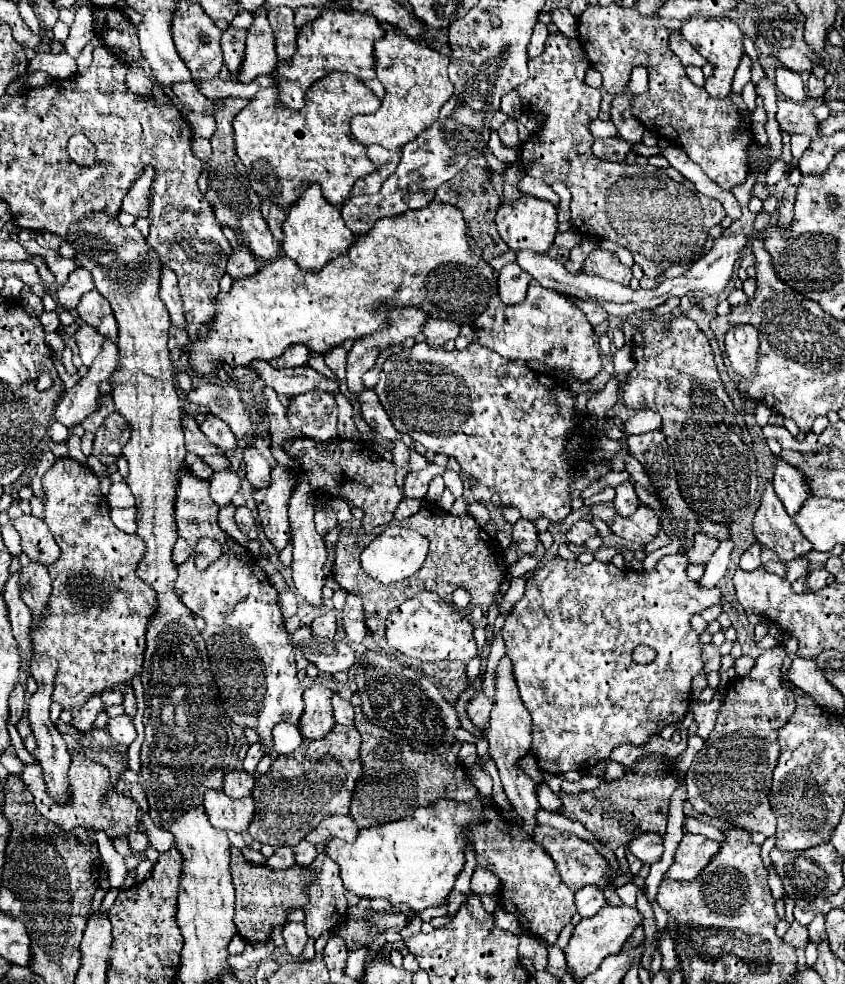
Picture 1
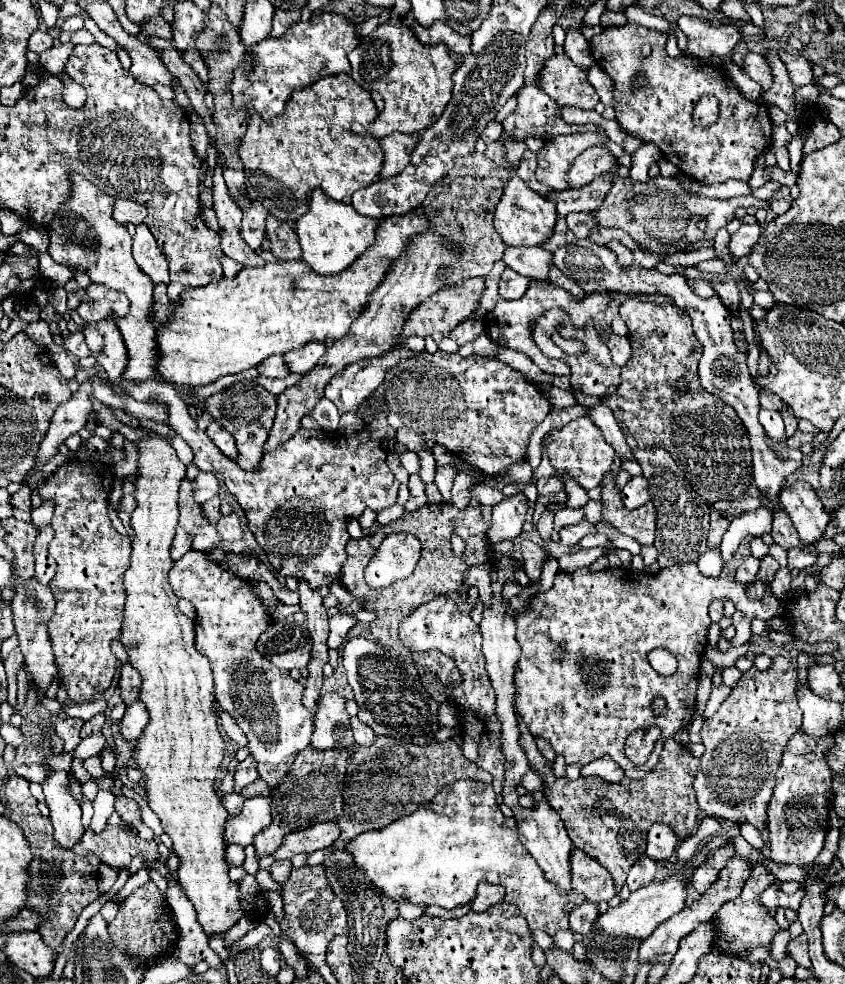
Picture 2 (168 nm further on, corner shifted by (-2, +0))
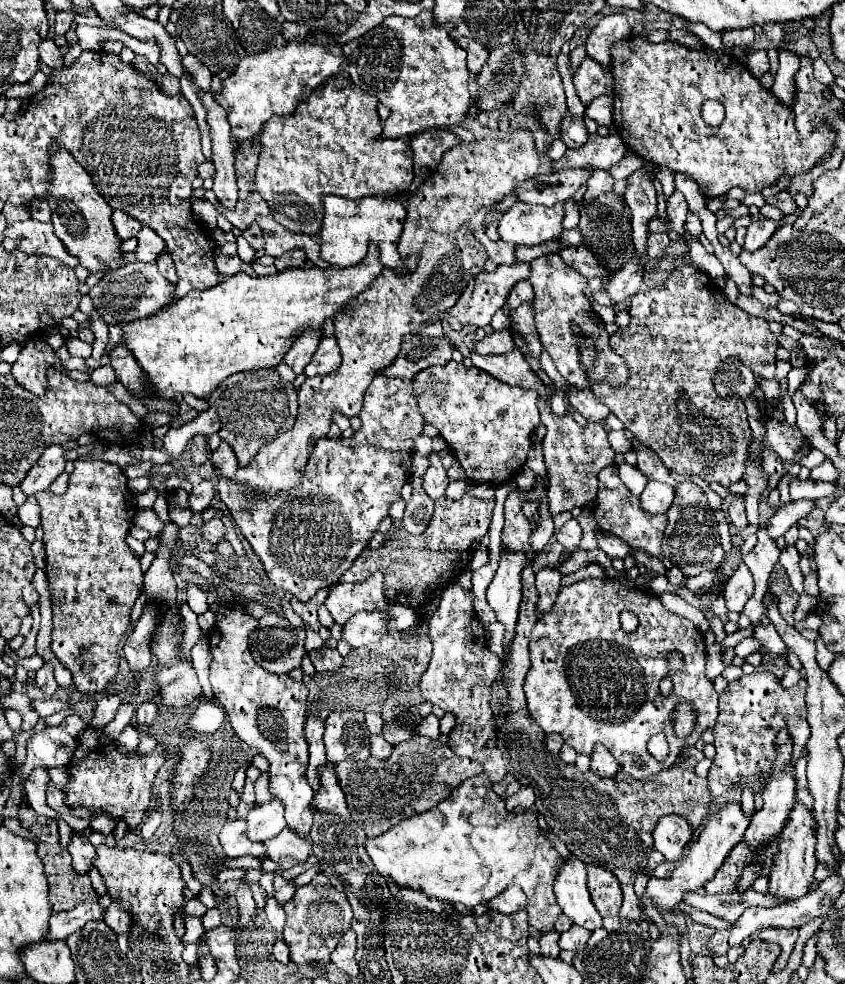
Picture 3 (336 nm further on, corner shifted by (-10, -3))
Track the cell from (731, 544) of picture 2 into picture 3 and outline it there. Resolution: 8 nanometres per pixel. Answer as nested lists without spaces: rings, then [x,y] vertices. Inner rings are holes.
[[[796,501],[796,503],[788,503],[784,507],[780,507],[768,521],[768,531],[772,539],[782,537],[792,525],[798,525],[798,521],[802,517],[806,517],[812,509],[816,507],[814,501]]]

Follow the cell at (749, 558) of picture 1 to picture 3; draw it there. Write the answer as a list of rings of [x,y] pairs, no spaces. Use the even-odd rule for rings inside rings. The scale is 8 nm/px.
[[[740,563],[740,567],[736,569],[736,573],[728,579],[726,589],[724,589],[724,597],[726,597],[726,607],[728,611],[736,611],[740,613],[746,605],[746,601],[752,597],[754,593],[754,579],[750,569]]]

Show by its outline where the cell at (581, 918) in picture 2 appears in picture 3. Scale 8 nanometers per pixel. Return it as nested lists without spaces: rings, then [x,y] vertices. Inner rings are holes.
[[[572,925],[568,931],[564,931],[558,939],[558,947],[560,949],[570,949],[574,953],[582,951],[584,945],[586,945],[586,939],[588,939],[588,931],[580,931],[580,927]]]

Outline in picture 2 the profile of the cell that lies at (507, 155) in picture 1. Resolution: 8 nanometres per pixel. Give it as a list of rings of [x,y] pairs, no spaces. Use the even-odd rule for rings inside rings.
[[[512,174],[512,178],[504,186],[504,194],[502,194],[500,202],[496,204],[494,228],[498,230],[500,238],[508,246],[540,246],[540,244],[544,244],[544,240],[548,240],[552,236],[556,218],[558,218],[556,204],[552,204],[552,200],[536,194],[532,188],[528,188],[524,184],[524,180],[520,180],[516,174]]]

